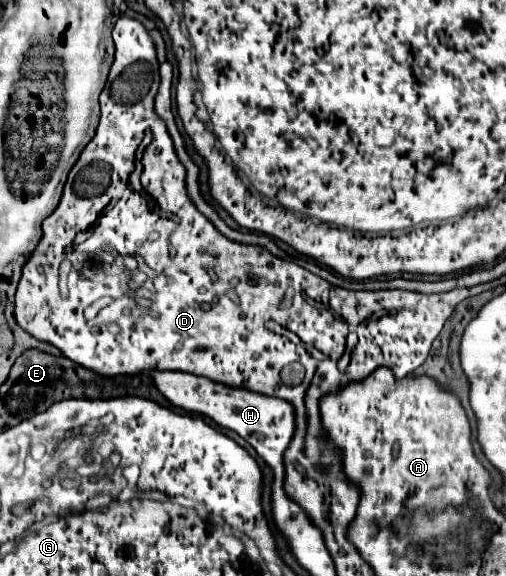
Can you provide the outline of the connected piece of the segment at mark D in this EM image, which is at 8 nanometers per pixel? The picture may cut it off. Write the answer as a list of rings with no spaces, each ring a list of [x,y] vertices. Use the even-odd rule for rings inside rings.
[[[122,17],[114,25],[112,39],[116,45],[114,63],[106,81],[104,91],[100,93],[100,107],[102,117],[100,125],[96,129],[94,139],[84,147],[80,159],[68,173],[68,181],[64,185],[62,199],[54,213],[44,219],[42,223],[42,239],[34,253],[28,257],[22,269],[22,279],[18,283],[16,291],[16,321],[22,329],[32,333],[34,337],[48,341],[56,347],[62,347],[64,355],[72,361],[102,373],[102,375],[120,375],[120,373],[142,373],[146,369],[178,369],[188,371],[194,375],[208,377],[216,383],[234,387],[234,389],[248,389],[258,391],[260,395],[278,397],[296,409],[295,432],[284,453],[284,491],[286,495],[302,505],[308,511],[308,517],[314,519],[314,525],[324,533],[340,533],[340,539],[346,539],[346,527],[356,515],[356,491],[340,479],[340,467],[336,467],[336,451],[328,451],[324,443],[318,441],[320,435],[320,415],[318,415],[318,403],[316,399],[320,393],[334,389],[336,385],[330,385],[330,381],[318,381],[322,387],[306,387],[310,385],[318,366],[316,360],[310,353],[306,353],[303,343],[294,344],[284,335],[278,335],[266,327],[268,319],[274,319],[276,323],[284,325],[286,329],[292,327],[292,333],[300,337],[300,341],[316,347],[322,351],[328,359],[328,327],[344,327],[344,333],[354,331],[358,335],[358,341],[352,349],[350,363],[346,365],[346,371],[342,371],[342,379],[338,381],[350,381],[350,379],[364,379],[372,373],[378,365],[392,367],[396,377],[406,377],[414,369],[418,369],[424,359],[430,353],[432,341],[442,331],[446,319],[452,315],[454,307],[464,301],[466,297],[480,295],[482,291],[490,289],[490,283],[482,283],[470,289],[456,289],[448,293],[436,293],[436,295],[420,295],[410,291],[346,291],[340,287],[330,285],[328,281],[316,277],[314,273],[306,271],[304,267],[276,259],[262,247],[244,247],[240,243],[232,243],[230,239],[224,239],[210,223],[204,219],[196,207],[192,207],[186,191],[184,191],[184,167],[176,159],[172,139],[154,115],[154,95],[158,91],[158,61],[156,61],[156,49],[154,43],[144,29],[142,23]],[[146,129],[154,133],[152,143],[146,147],[146,153],[142,157],[142,177],[140,183],[144,191],[154,199],[154,215],[148,211],[148,215],[128,215],[128,223],[148,223],[148,227],[112,227],[112,223],[120,223],[120,219],[112,219],[108,215],[109,203],[112,199],[118,199],[118,211],[142,211],[148,209],[147,201],[129,185],[129,175],[134,170],[134,161],[138,145],[144,139]],[[111,173],[111,183],[115,191],[108,195],[108,175]],[[76,179],[80,179],[80,187],[88,191],[84,199],[80,199],[80,227],[76,227]],[[96,301],[104,301],[98,309],[96,317],[86,319],[84,311],[94,305]],[[330,309],[340,317],[330,317]],[[298,361],[306,367],[306,377],[302,385],[290,387],[284,385],[280,379],[280,371],[286,363]],[[316,467],[328,467],[328,475],[320,475]]]

